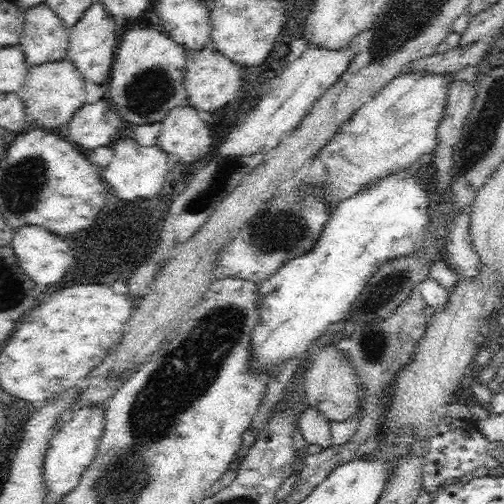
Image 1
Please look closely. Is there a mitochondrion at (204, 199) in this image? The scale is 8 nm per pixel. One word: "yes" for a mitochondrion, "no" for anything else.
yes

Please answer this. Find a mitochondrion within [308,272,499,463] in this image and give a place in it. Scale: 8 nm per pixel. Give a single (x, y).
(373, 339)

